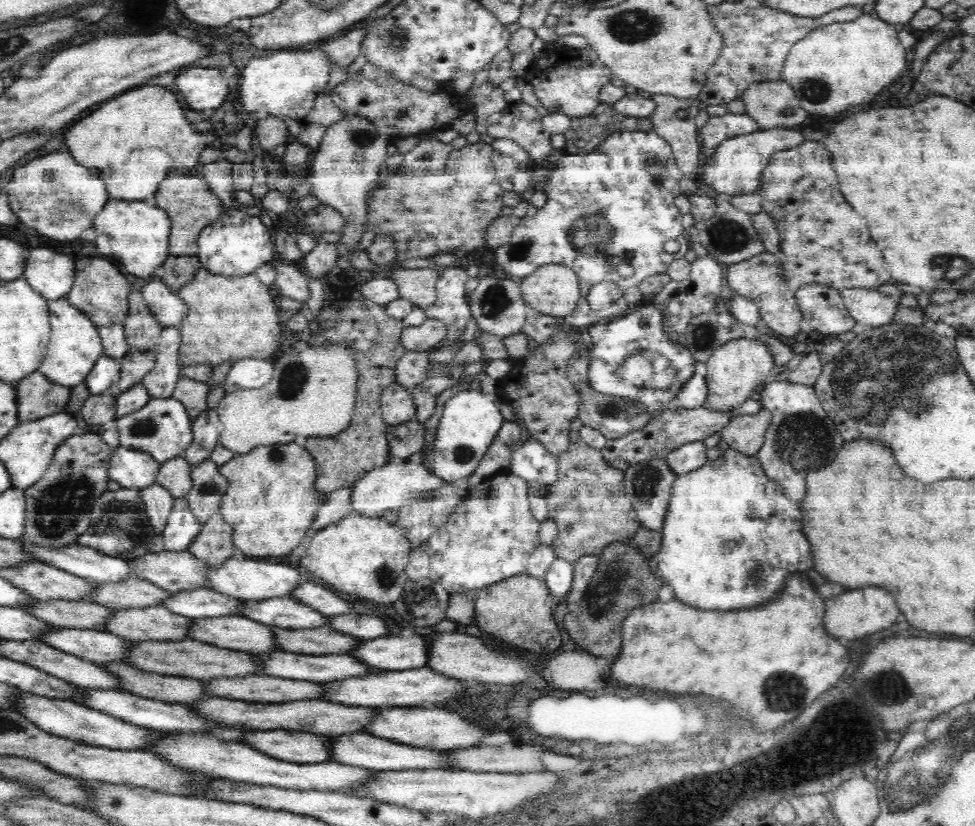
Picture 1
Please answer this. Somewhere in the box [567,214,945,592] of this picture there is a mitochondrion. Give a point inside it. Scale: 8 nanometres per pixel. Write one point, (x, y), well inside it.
(801, 440)

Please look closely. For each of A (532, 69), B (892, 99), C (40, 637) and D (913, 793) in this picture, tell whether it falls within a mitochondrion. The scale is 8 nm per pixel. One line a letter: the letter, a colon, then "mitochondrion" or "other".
A: other
B: other
C: other
D: mitochondrion

